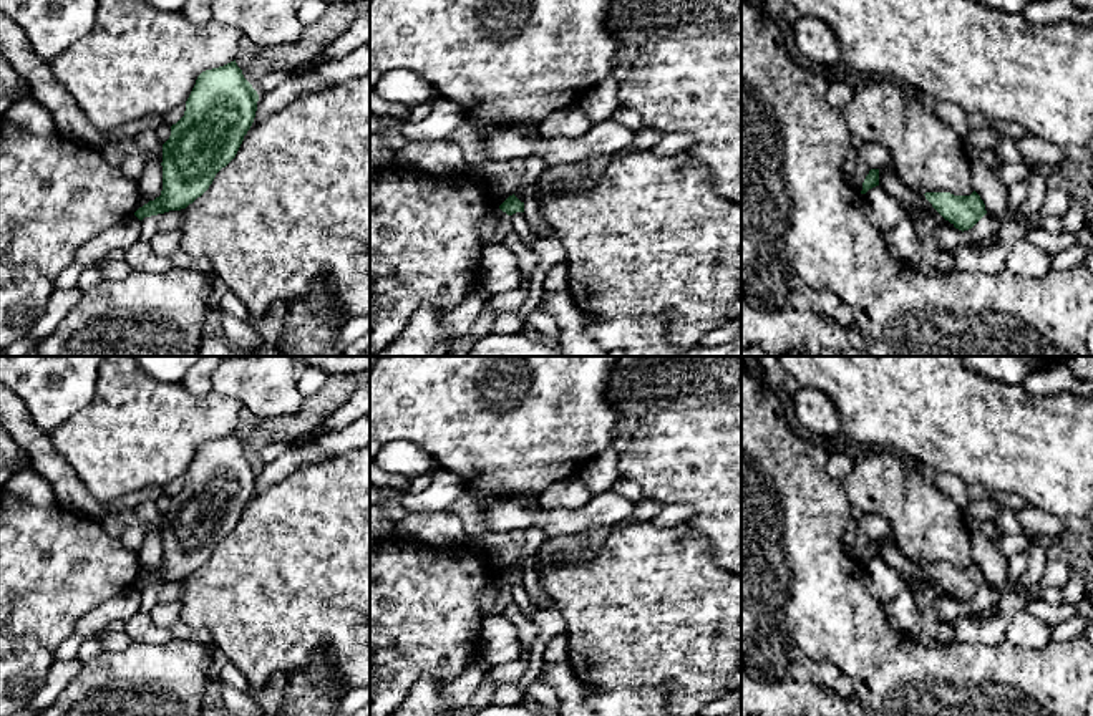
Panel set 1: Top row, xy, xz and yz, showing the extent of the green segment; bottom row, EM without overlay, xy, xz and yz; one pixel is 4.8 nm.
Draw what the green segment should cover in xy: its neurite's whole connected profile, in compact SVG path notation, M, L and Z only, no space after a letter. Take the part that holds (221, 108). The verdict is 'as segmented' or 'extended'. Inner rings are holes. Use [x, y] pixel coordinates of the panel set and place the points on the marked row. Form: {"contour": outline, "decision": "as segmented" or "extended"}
{"contour": "M236 60L202 71L186 101L184 116L163 144L163 191L134 215L181 210L201 197L216 174L237 154L250 129L259 94Z", "decision": "as segmented"}

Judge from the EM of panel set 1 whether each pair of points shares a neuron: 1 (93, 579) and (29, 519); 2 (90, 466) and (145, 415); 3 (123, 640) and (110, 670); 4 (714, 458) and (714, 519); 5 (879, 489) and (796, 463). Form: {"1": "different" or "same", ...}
{"1": "same", "2": "same", "3": "different", "4": "same", "5": "different"}

